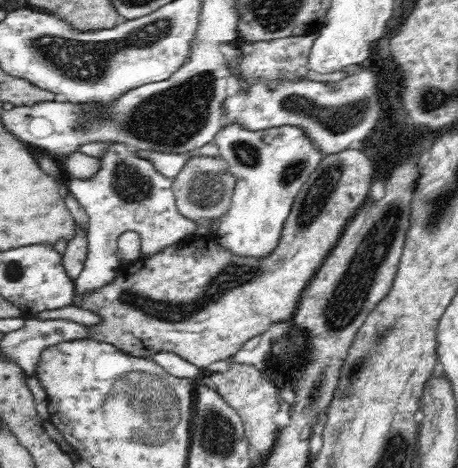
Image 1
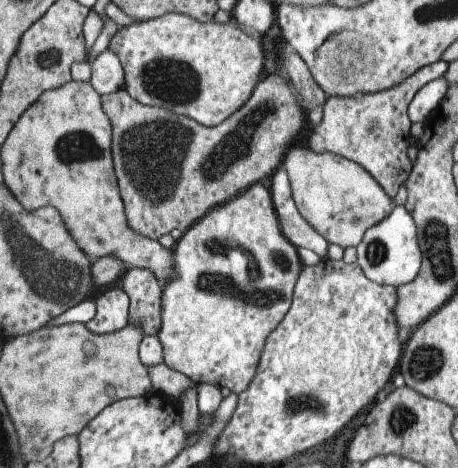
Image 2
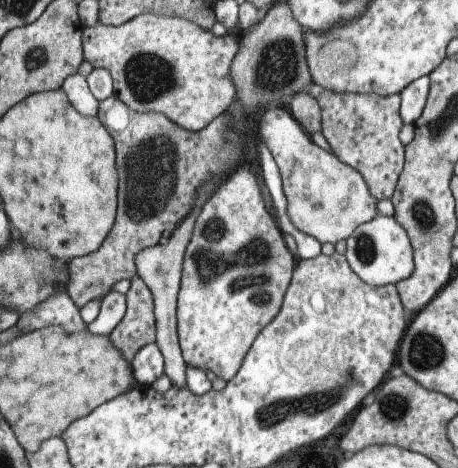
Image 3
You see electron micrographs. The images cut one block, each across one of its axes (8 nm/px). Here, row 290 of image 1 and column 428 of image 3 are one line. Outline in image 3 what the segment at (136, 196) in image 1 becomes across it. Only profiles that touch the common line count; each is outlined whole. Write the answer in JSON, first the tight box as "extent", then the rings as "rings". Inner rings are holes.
{"extent":[399,76,429,124],"rings":[[[421,76],[413,80],[409,86],[405,86],[399,92],[399,98],[401,98],[399,118],[403,120],[403,124],[413,124],[421,116],[427,96],[429,96],[429,76]]]}

